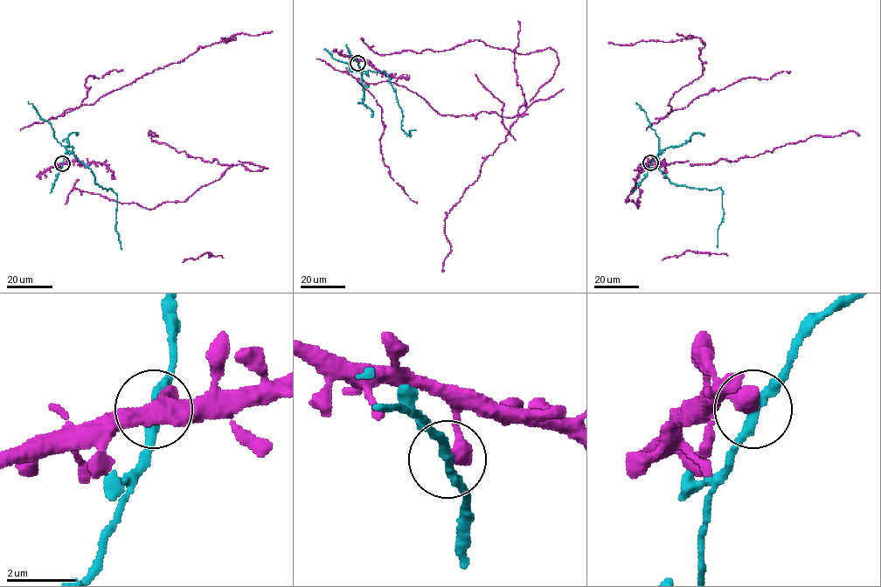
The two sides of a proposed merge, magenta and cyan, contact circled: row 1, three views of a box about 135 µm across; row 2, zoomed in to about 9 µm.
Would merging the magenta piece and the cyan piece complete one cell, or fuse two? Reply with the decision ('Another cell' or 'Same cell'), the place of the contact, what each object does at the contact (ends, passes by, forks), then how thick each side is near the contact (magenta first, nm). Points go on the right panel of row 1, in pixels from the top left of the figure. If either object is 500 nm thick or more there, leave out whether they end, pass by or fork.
Another cell. Place: (650, 162). At the ring magenta ends. At the ring cyan passes by. Thickness 480 nm (magenta) against 280 nm

